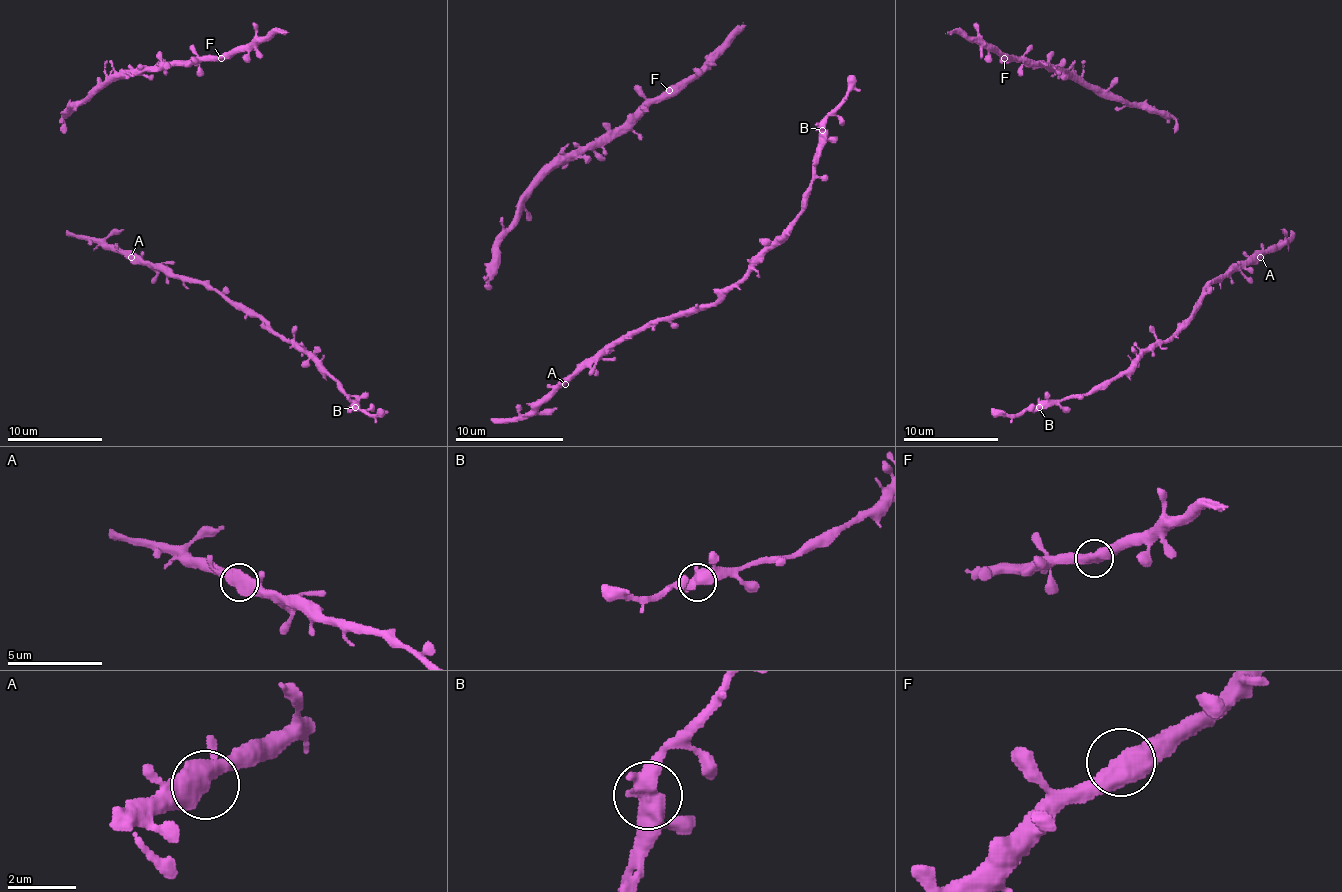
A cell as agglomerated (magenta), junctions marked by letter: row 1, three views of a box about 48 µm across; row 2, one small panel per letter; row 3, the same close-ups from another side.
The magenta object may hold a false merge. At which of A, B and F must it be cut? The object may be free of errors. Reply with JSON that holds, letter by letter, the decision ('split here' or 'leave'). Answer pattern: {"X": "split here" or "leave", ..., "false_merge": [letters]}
{"A": "leave", "B": "leave", "F": "leave", "false_merge": []}

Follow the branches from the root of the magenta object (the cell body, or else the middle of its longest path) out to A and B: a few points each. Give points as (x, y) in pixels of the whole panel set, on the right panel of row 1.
A: (1260, 243), (1260, 257)
B: (1260, 243), (1253, 259), (1213, 281), (1194, 314), (1122, 373), (1084, 395), (1039, 406)

